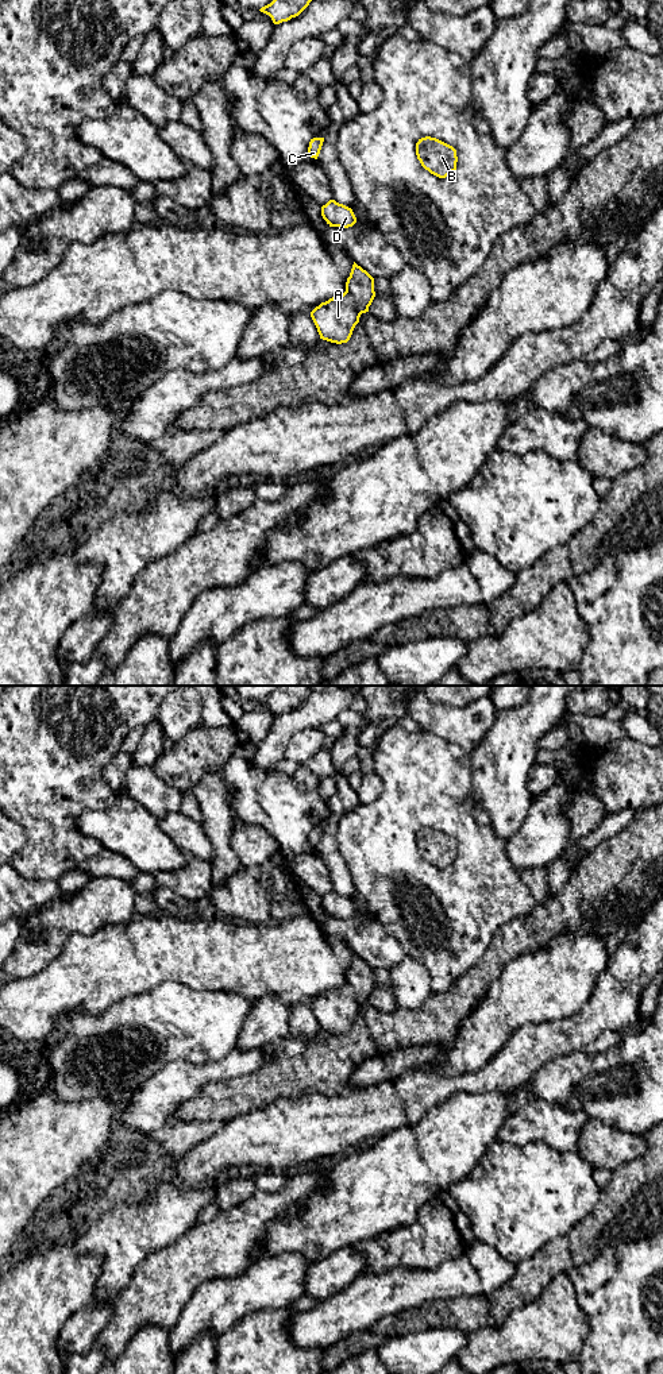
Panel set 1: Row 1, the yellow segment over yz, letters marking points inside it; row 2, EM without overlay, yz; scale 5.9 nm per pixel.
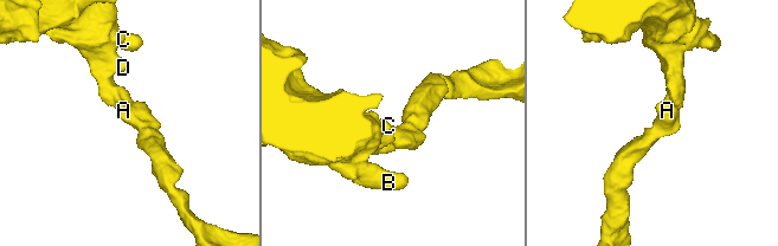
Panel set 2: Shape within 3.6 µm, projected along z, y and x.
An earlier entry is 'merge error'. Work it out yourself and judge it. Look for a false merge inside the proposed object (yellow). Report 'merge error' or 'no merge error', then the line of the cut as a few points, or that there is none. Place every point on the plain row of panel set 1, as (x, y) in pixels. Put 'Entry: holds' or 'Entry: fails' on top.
Entry: fails
no merge error | no cut

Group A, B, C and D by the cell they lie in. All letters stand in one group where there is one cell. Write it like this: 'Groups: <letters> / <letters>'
Groups: A B C D

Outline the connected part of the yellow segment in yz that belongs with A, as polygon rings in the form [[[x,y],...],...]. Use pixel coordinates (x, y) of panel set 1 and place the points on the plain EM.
[[[354,953],[346,983],[311,1003],[320,1030],[336,1035],[347,1034],[361,1006],[369,1003],[374,988],[374,969]]]

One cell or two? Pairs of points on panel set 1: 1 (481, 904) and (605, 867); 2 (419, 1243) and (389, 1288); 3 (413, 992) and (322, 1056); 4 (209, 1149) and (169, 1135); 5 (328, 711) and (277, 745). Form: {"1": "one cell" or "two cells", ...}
{"1": "two cells", "2": "two cells", "3": "two cells", "4": "two cells", "5": "one cell"}

